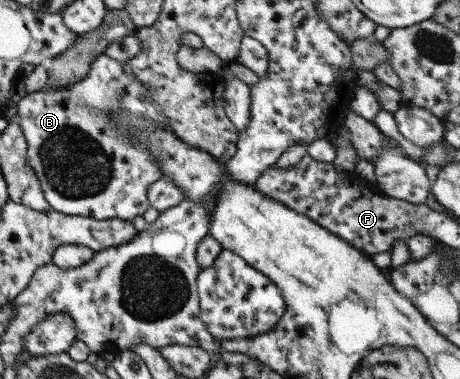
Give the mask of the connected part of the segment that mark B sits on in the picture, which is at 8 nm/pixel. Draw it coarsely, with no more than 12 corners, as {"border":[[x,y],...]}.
{"border":[[102,52],[16,121],[50,210],[132,221],[159,162],[120,107],[170,129]]}

